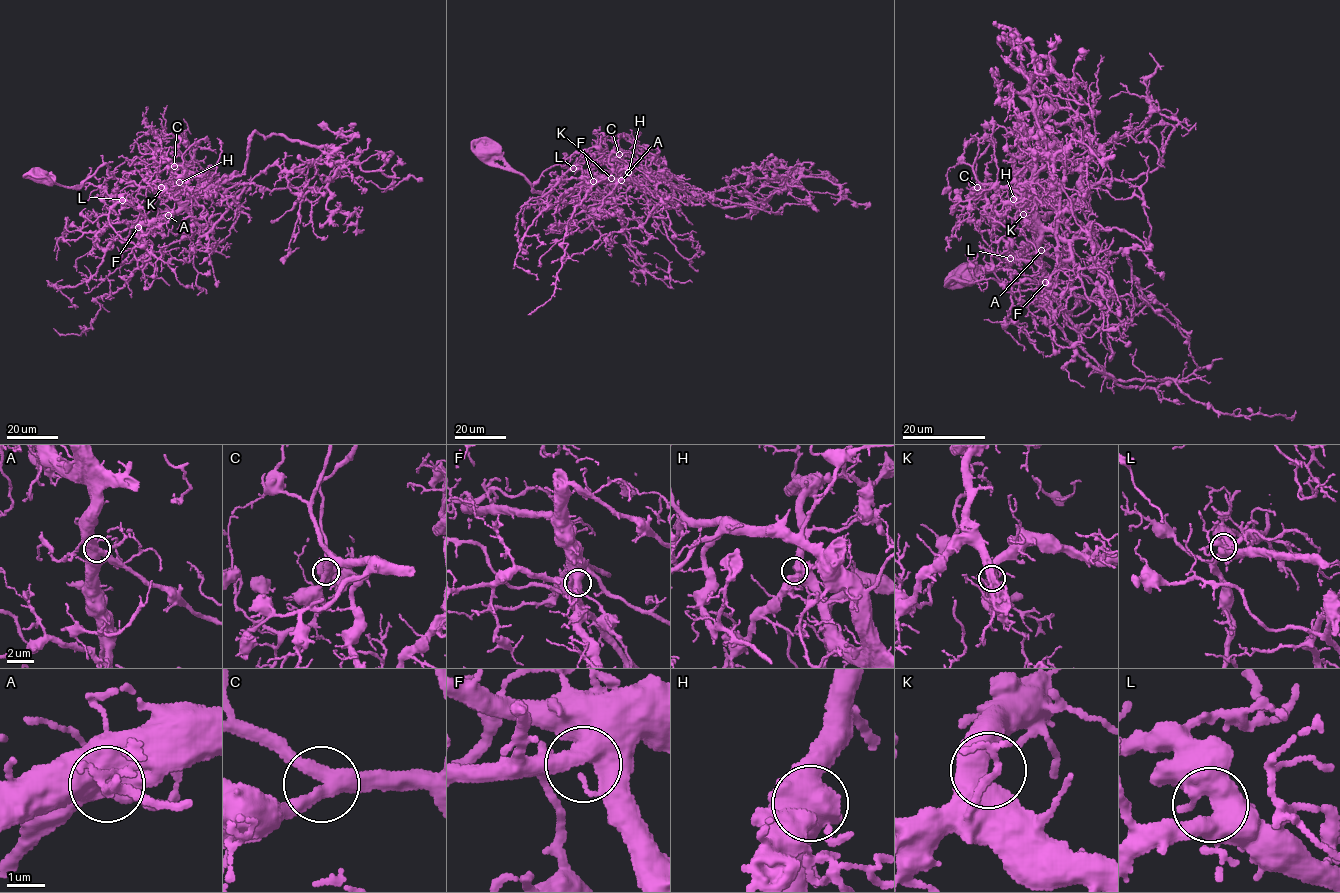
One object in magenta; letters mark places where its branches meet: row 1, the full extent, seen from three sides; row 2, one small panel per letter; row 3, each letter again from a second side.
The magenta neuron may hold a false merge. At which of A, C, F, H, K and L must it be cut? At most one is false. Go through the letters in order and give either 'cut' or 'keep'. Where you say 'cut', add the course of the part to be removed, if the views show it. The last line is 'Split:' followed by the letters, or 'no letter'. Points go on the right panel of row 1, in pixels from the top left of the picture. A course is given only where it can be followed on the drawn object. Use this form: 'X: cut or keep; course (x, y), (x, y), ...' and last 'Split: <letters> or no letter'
A: keep
C: keep
F: keep
H: keep
K: keep
L: keep
Split: no letter

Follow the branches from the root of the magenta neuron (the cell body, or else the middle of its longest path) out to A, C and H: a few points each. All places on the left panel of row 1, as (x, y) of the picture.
A: (37, 171), (74, 188), (106, 164), (111, 177), (173, 196), (179, 208), (167, 215)
C: (37, 171), (74, 188), (106, 164), (111, 177), (187, 202), (198, 182), (189, 171), (174, 166)
H: (37, 171), (42, 170), (52, 181), (74, 188), (106, 164), (111, 177), (132, 181), (173, 196), (179, 182)

